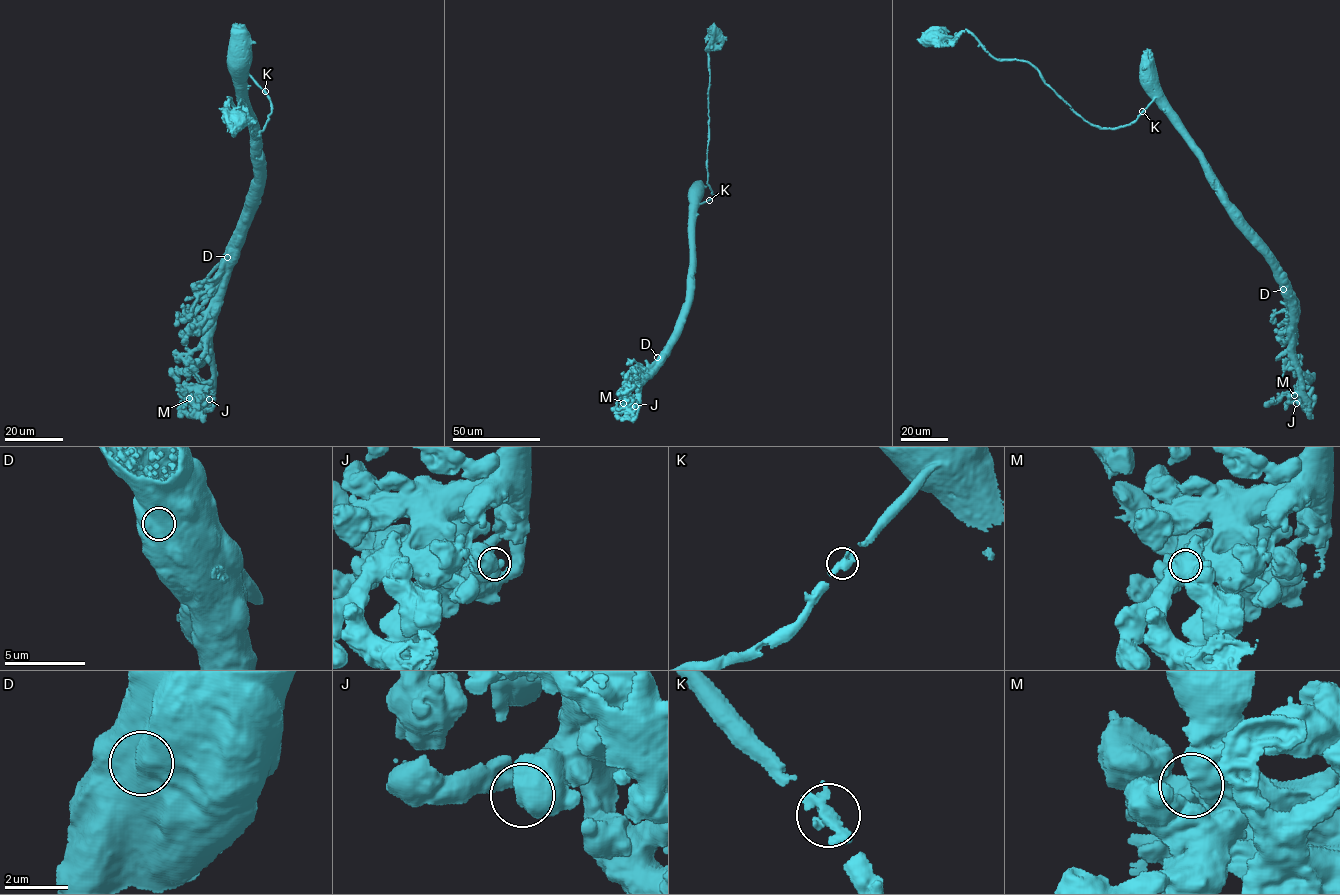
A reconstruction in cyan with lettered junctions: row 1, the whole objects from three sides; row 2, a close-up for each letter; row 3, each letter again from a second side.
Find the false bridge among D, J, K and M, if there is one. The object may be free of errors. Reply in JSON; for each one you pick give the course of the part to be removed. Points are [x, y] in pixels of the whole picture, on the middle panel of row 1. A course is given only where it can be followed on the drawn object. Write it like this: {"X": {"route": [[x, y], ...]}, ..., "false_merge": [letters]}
{"false_merge": []}

